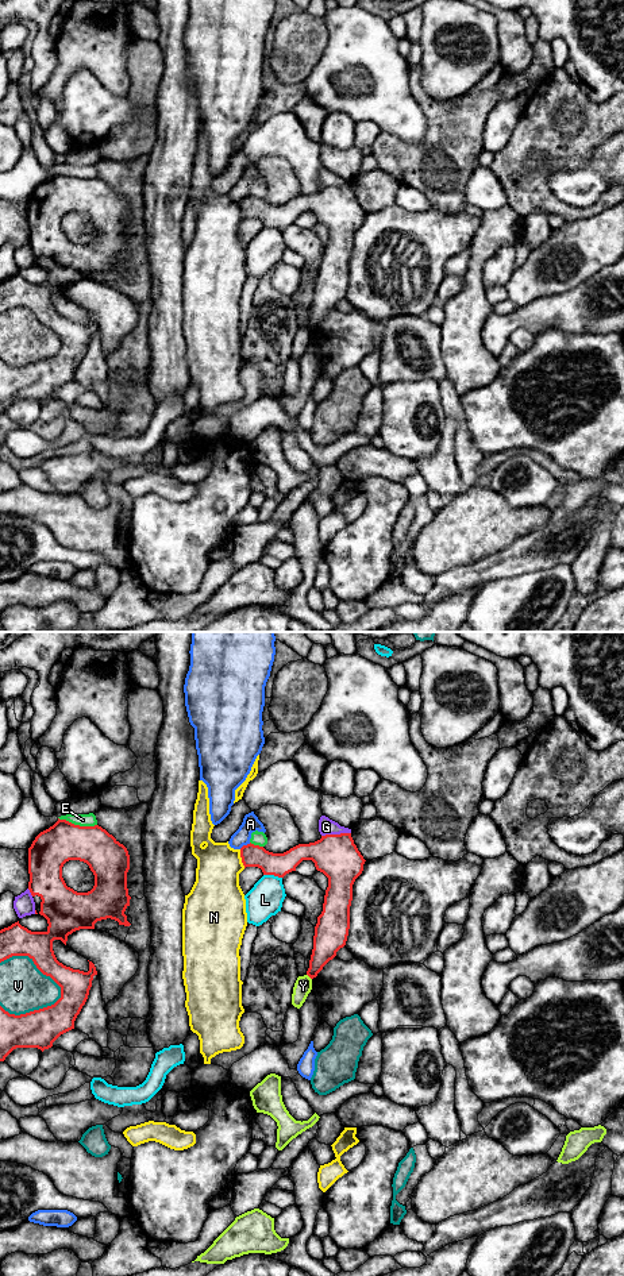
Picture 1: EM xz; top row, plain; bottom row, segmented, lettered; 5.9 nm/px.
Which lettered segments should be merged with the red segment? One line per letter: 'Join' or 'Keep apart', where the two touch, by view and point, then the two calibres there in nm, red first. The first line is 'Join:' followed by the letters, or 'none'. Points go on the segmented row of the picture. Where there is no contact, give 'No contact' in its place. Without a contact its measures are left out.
Join: none
A: Keep apart. Touches red at xz (245, 845). Thickness 140 nm (red) against 100 nm
E: Keep apart. Touches red at xz (77, 825). Thickness 240 nm (red) against 80 nm
G: Keep apart. Touches red at xz (335, 835). Thickness 260 nm (red) against 100 nm
L: Keep apart. Touches red at xz (273, 874). Thickness 140 nm (red) against 200 nm
N: Keep apart. Touches red at xz (242, 859). Thickness 140 nm (red) against 280 nm
V: Keep apart. Touches red at xz (34, 963). Thickness 190 nm (red) against 280 nm
Y: Keep apart. Touches red at xz (308, 975). Thickness 180 nm (red) against 110 nm

